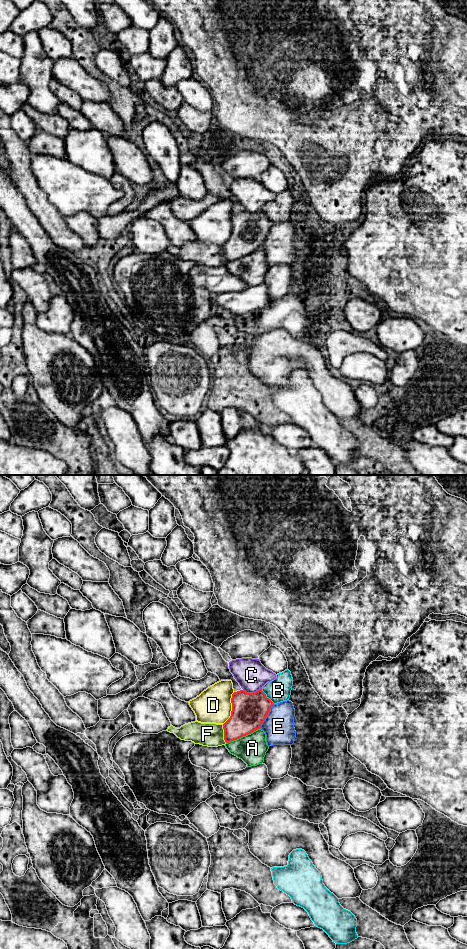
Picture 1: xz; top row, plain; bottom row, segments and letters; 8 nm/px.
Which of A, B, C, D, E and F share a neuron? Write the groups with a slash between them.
A / B / C / D / E / F

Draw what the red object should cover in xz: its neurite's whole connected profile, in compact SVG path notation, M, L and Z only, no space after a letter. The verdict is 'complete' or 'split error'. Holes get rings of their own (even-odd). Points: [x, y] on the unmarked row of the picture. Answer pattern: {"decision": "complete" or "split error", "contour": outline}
{"decision": "complete", "contour": "M262 209L254 213L247 213L244 210L234 212L231 223L231 236L223 244L226 263L260 249L274 224Z"}

